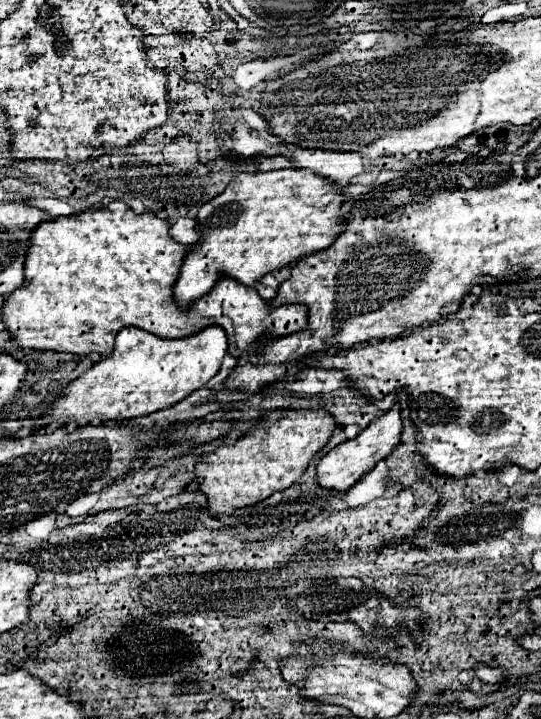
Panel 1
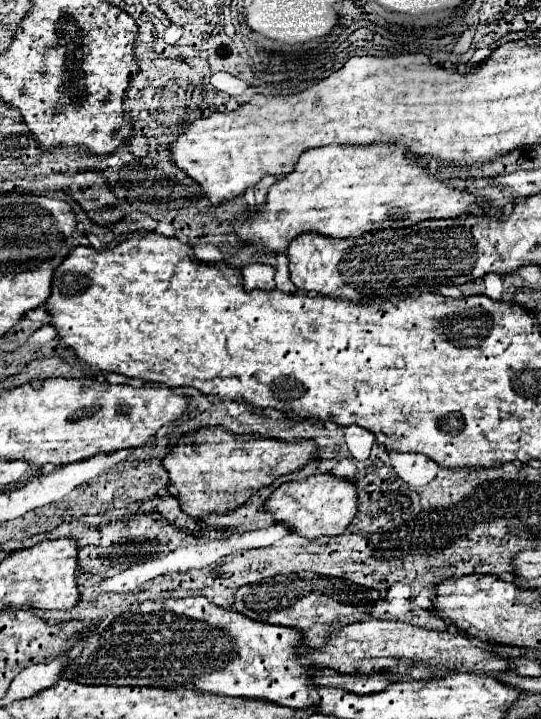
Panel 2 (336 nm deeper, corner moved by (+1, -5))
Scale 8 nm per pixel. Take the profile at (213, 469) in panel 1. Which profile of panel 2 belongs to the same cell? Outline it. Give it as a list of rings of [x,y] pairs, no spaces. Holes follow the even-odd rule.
[[[228,437],[224,443],[196,443],[180,441],[162,461],[168,471],[170,483],[178,489],[180,509],[190,517],[200,517],[202,513],[228,513],[244,505],[258,489],[272,485],[278,477],[302,469],[310,459],[314,459],[316,443],[308,441],[278,441],[278,439],[256,439],[256,437]]]

